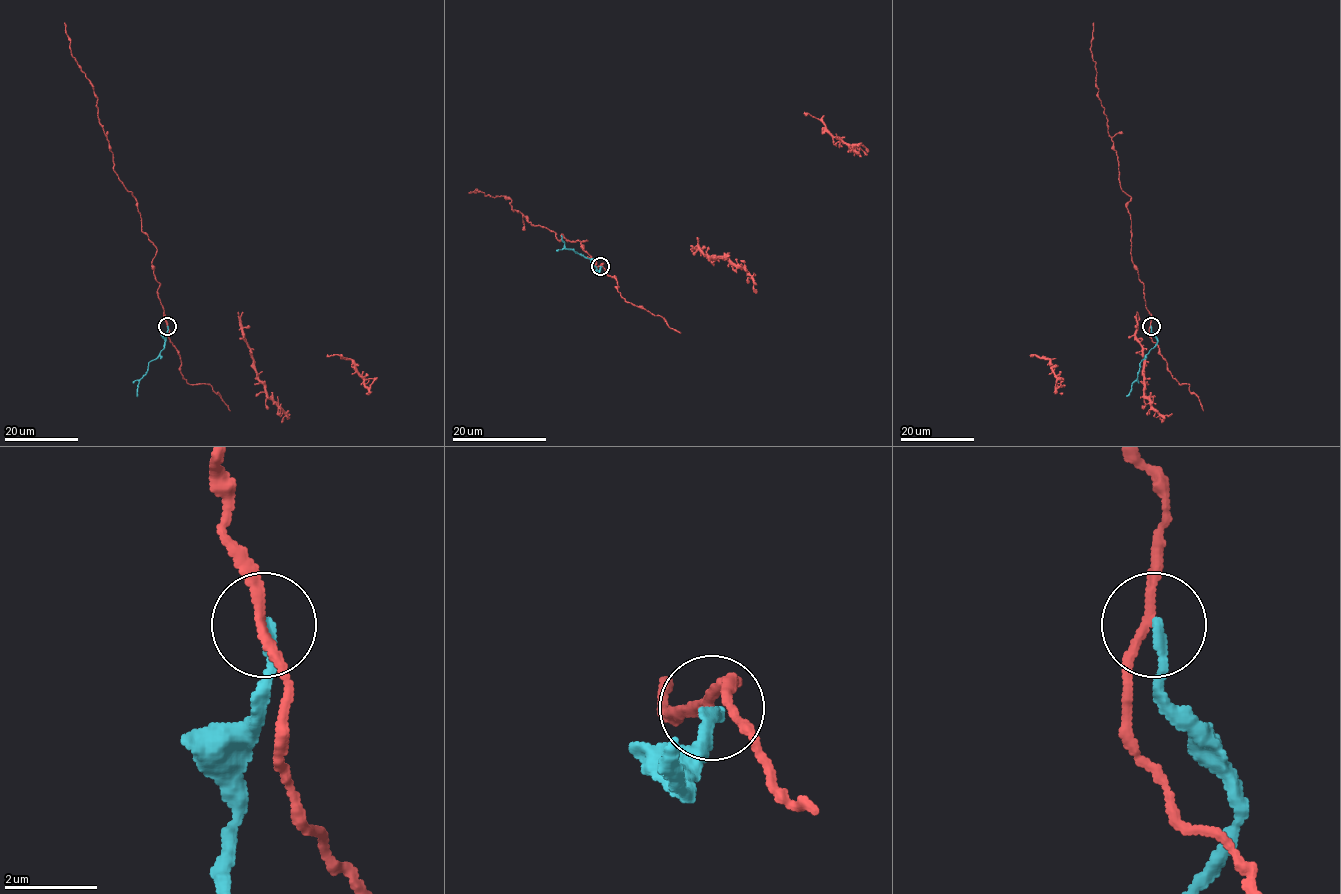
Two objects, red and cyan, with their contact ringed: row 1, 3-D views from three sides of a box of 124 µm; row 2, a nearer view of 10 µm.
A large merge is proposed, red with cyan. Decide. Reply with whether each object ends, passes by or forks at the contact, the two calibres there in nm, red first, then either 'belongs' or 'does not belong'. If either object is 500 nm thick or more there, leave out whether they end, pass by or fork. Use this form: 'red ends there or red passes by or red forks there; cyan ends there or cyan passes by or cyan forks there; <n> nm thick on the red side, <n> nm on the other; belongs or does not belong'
red passes by; cyan ends there; 180 nm thick on the red side, 240 nm on the other; does not belong

